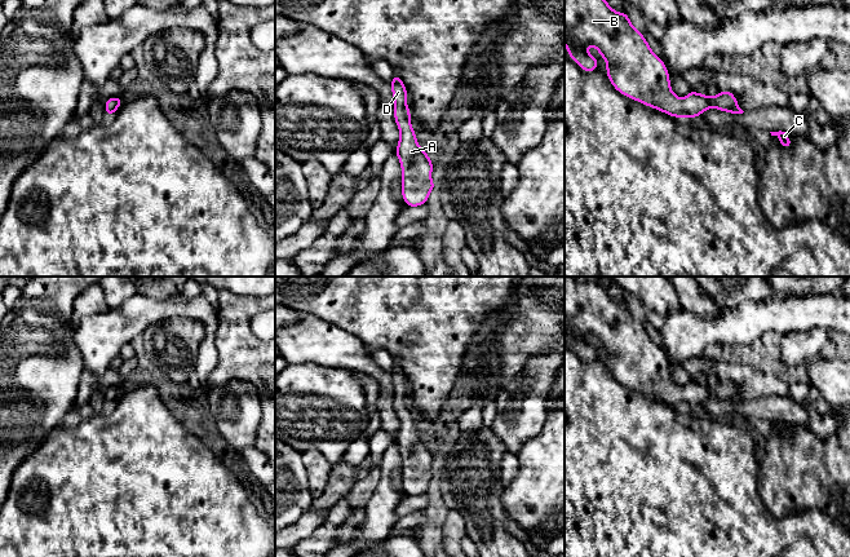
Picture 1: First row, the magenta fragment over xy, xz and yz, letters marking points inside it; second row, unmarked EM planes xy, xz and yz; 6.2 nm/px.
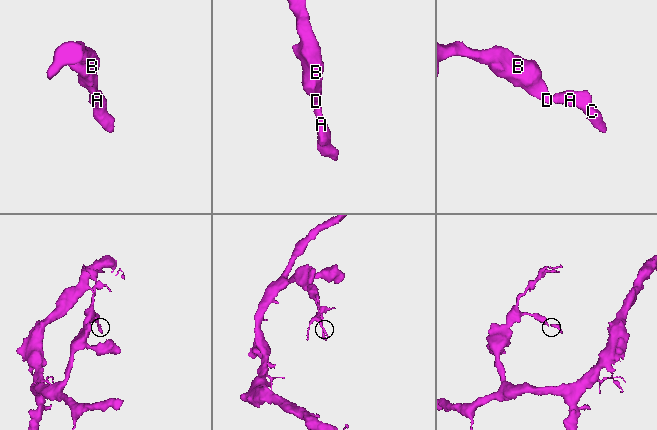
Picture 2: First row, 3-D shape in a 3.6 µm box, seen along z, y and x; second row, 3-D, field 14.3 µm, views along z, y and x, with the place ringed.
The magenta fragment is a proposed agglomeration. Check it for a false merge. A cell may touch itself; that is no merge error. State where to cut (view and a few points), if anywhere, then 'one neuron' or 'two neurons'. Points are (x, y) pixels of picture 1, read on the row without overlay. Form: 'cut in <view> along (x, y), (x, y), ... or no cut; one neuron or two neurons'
no cut; one neuron

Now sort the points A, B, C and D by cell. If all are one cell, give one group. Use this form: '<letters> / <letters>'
A B C D

